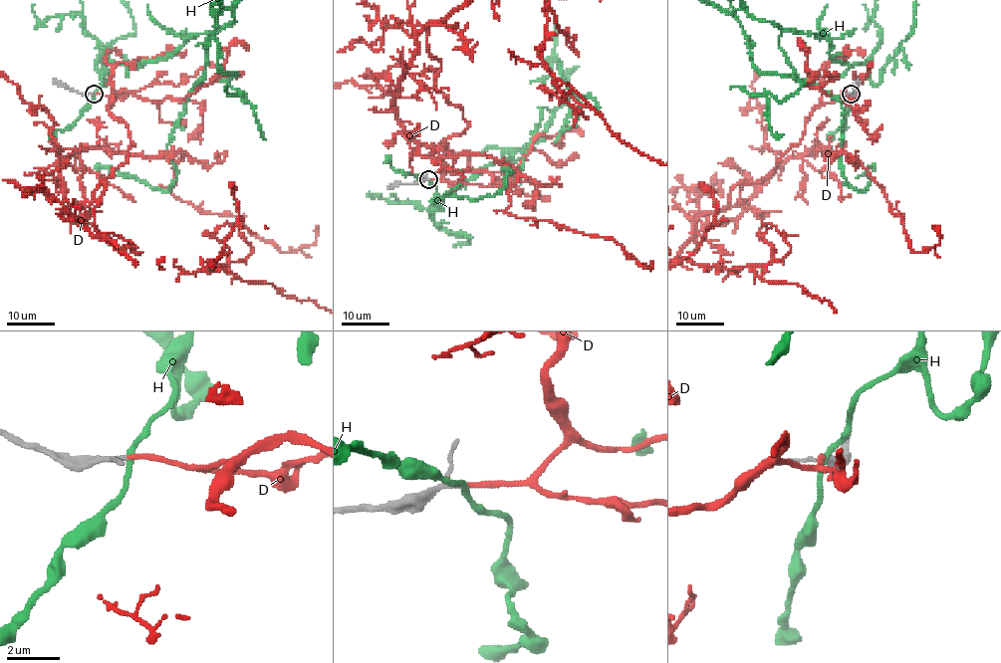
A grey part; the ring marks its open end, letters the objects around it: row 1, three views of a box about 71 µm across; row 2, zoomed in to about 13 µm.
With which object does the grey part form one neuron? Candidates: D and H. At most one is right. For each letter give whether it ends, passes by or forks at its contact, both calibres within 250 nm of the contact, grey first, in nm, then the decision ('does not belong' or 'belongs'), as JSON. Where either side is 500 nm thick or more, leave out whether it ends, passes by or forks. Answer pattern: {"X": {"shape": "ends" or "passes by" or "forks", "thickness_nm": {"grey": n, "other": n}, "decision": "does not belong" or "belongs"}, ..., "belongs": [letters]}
{"D": {"shape": "ends", "thickness_nm": {"grey": 150, "other": 180}, "decision": "belongs"}, "H": {"shape": "passes by", "thickness_nm": {"grey": 150, "other": 200}, "decision": "does not belong"}, "belongs": ["D"]}

